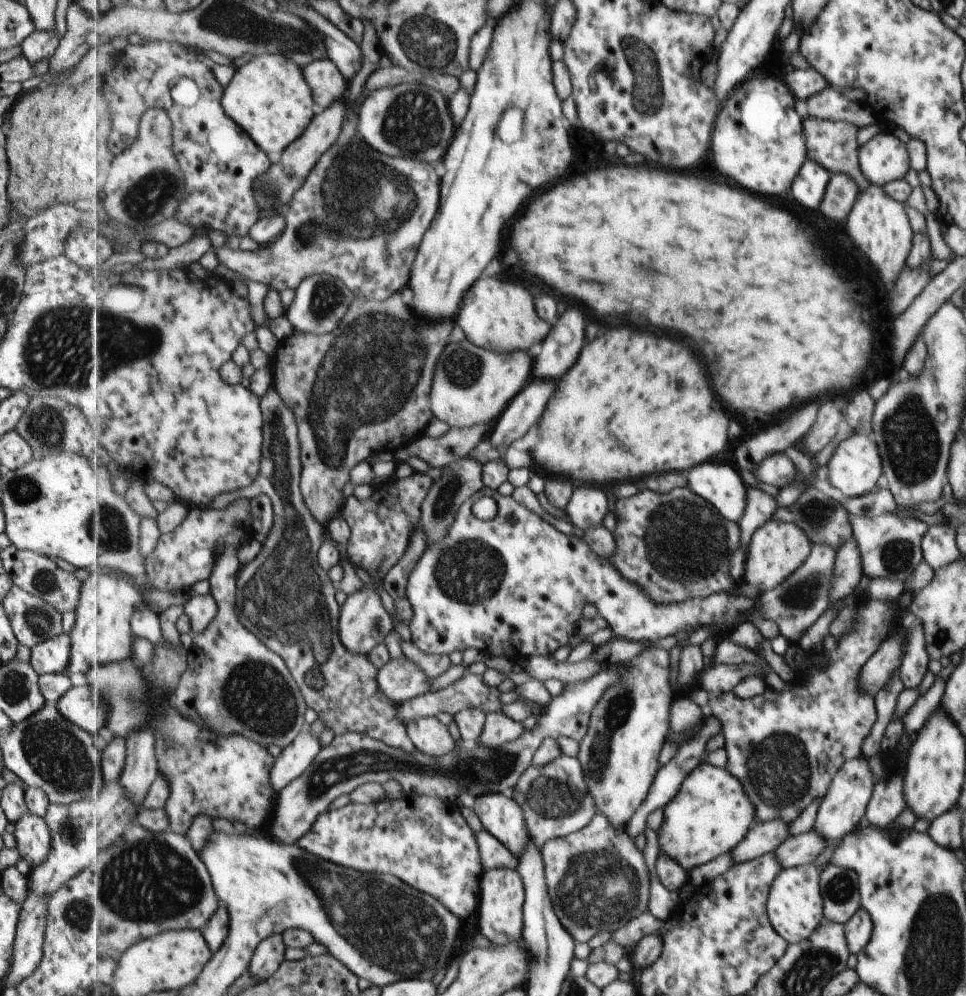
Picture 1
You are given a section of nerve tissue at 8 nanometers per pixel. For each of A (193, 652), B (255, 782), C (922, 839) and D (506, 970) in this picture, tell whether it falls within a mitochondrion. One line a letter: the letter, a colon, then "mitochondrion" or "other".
A: other
B: other
C: other
D: other

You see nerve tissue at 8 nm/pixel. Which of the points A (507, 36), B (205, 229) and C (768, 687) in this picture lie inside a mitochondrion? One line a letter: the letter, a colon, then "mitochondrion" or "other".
A: other
B: other
C: other

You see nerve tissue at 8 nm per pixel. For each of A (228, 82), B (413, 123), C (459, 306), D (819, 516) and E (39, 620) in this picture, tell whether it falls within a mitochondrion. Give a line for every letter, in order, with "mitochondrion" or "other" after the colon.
A: other
B: mitochondrion
C: other
D: mitochondrion
E: mitochondrion

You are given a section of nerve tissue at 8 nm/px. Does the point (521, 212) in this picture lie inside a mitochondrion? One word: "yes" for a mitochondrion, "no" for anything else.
no

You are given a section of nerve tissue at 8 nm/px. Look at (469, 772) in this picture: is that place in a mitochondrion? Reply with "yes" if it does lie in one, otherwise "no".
yes

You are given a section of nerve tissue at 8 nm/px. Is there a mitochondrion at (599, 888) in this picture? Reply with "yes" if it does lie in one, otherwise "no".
yes

